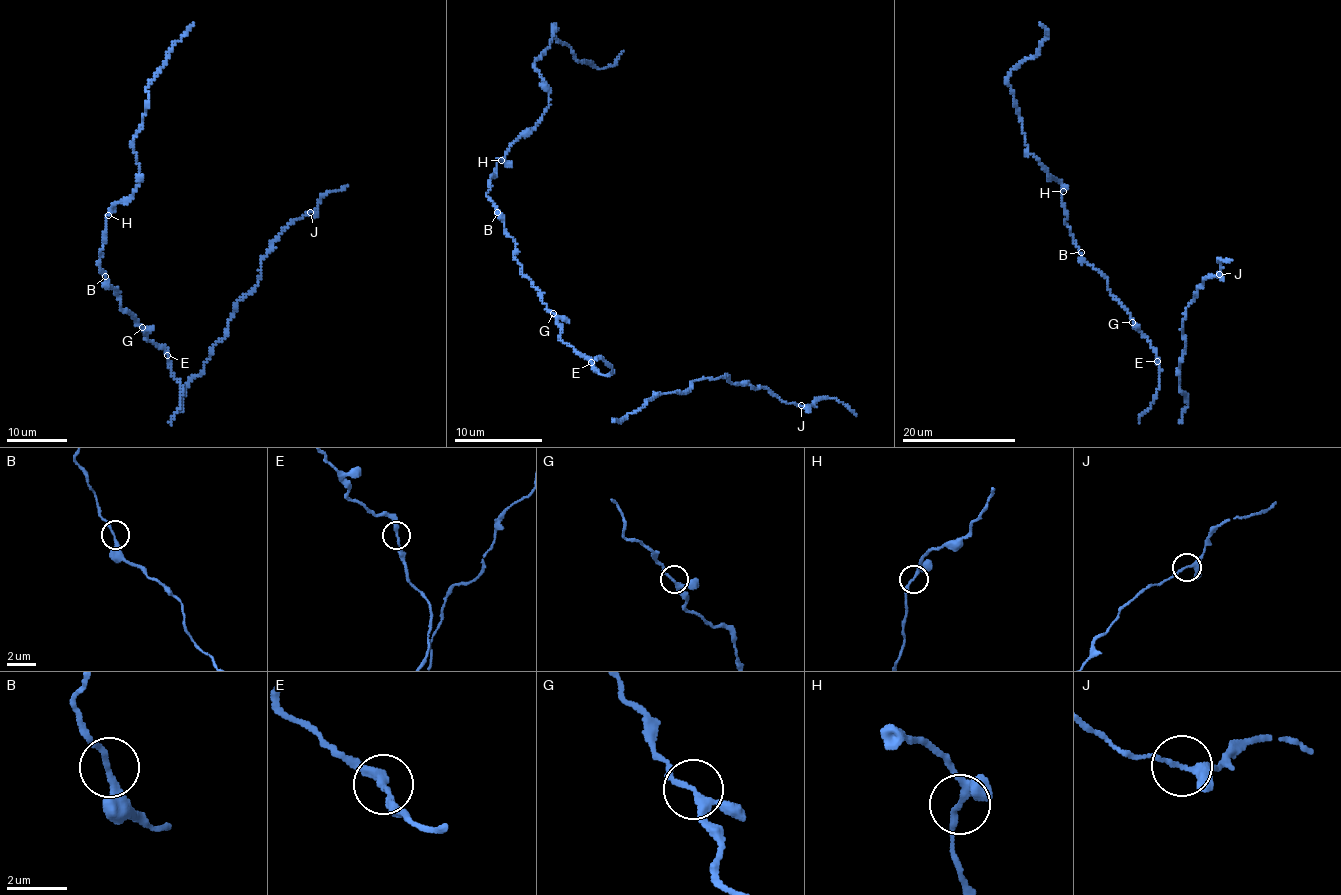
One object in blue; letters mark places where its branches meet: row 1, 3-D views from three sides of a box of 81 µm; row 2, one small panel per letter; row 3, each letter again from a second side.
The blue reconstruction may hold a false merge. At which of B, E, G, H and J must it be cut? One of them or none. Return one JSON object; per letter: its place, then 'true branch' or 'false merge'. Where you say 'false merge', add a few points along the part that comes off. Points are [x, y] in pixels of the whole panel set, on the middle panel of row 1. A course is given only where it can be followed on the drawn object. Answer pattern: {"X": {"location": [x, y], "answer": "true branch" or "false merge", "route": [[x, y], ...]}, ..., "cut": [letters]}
{"B": {"location": [497, 212], "answer": "true branch"}, "E": {"location": [591, 362], "answer": "true branch"}, "G": {"location": [553, 313], "answer": "true branch"}, "H": {"location": [501, 160], "answer": "true branch"}, "J": {"location": [801, 405], "answer": "true branch"}, "cut": []}

